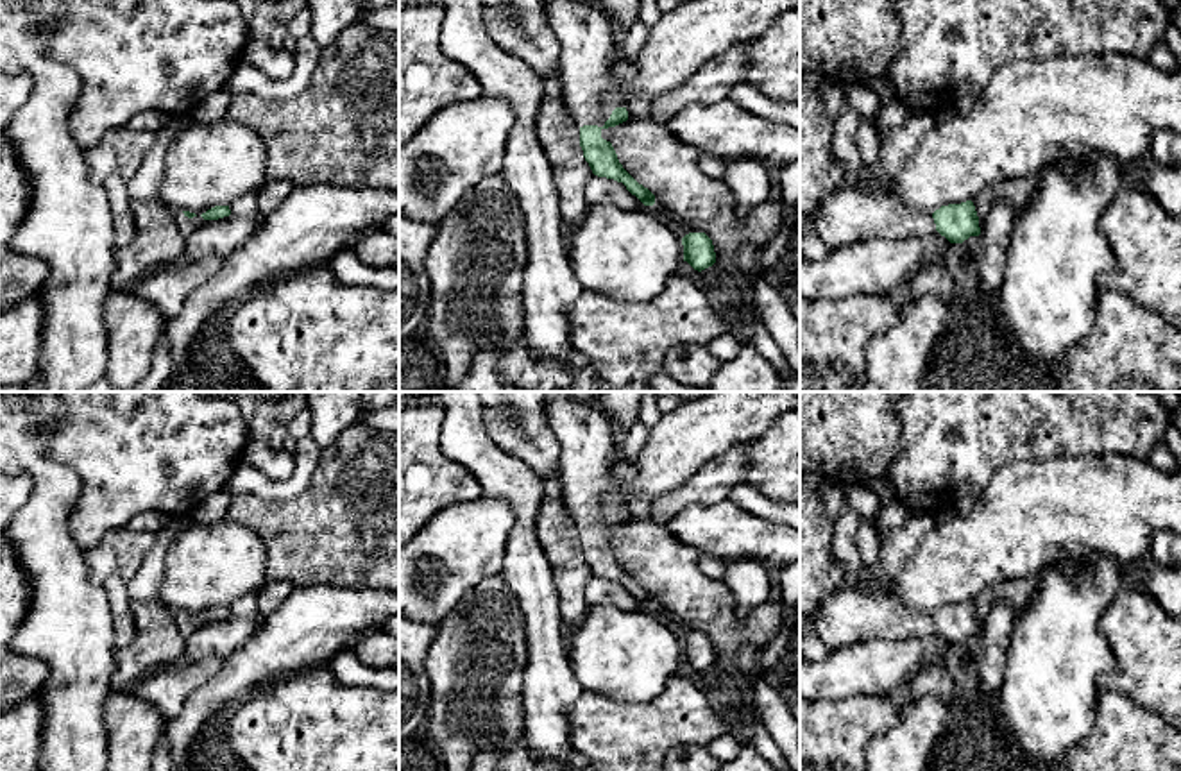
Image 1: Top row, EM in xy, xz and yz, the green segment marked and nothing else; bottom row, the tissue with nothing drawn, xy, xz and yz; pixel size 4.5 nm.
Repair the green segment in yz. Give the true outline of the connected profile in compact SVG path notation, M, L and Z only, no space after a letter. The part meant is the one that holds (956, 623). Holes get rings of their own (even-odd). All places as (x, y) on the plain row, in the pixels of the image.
M845 585L821 603L805 628L832 651L864 640L905 640L939 633L950 644L963 644L981 635L972 601L941 606L930 615L913 612L889 590L875 585Z

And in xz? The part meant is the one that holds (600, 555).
M546 392L544 411L558 442L558 479L567 513L580 526L585 562L594 576L623 583L644 606L653 606L655 596L623 569L612 544L601 538L603 530L628 521L626 508L603 506L603 496L616 485L612 467L619 460L619 429L587 397L567 392Z

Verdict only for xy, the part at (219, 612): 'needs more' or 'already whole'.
needs more

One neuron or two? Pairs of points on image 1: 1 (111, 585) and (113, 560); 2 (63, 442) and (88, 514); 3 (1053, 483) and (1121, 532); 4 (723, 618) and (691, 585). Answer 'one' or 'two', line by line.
1: two
2: one
3: one
4: one

